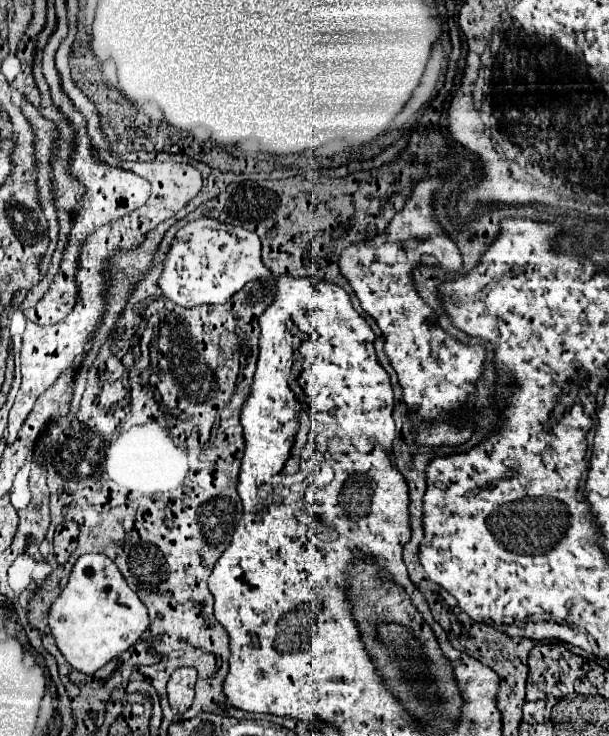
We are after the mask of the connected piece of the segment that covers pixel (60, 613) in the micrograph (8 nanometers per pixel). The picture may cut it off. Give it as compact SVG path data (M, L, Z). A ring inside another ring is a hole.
M87 553L77 559L67 587L53 603L49 611L49 627L57 649L67 663L89 675L135 645L149 627L149 617L147 607L127 585L117 565L101 553Z

